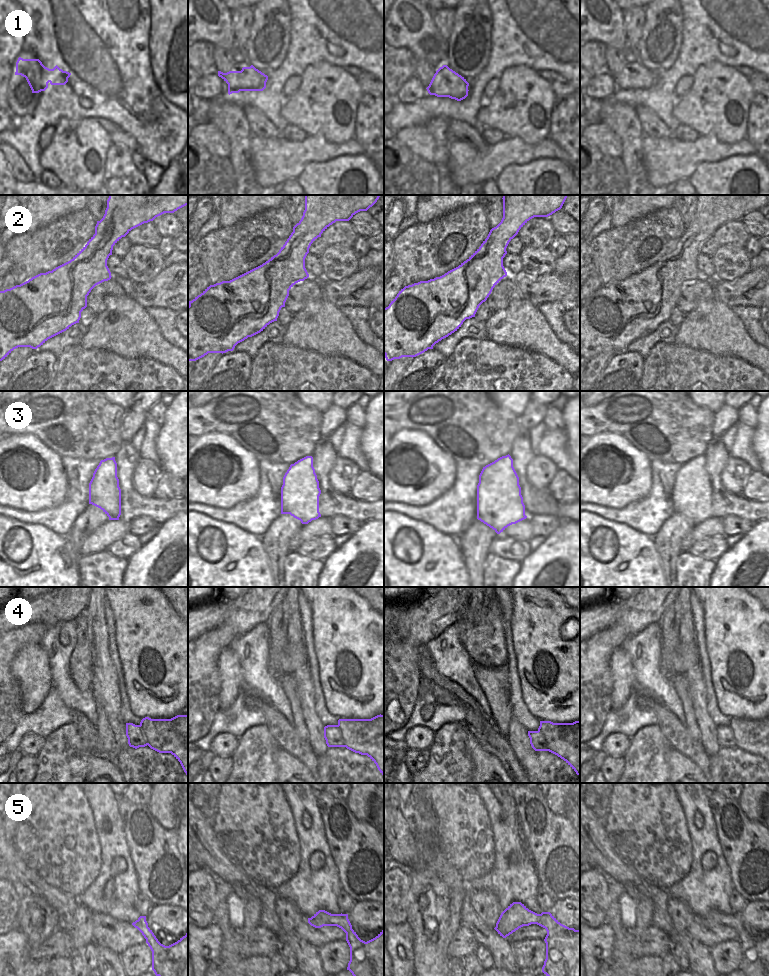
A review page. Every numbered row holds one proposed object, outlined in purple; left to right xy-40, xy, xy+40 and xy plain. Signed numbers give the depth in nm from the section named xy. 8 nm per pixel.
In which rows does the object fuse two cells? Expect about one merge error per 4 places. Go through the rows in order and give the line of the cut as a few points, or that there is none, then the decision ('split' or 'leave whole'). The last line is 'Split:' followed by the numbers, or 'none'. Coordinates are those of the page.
1: cut none; leave whole
2: cut none; leave whole
3: cut xy (319, 488), (319, 495); split
4: cut xy+40 (538, 730), (543, 734), (548, 750); split
5: cut none; leave whole
Split: 3, 4

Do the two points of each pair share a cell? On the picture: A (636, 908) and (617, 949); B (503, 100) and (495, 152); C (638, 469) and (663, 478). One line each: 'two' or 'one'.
A: one
B: two
C: two

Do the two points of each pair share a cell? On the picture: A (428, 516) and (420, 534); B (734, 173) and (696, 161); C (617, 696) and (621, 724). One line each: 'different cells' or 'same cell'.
A: different cells
B: different cells
C: different cells

